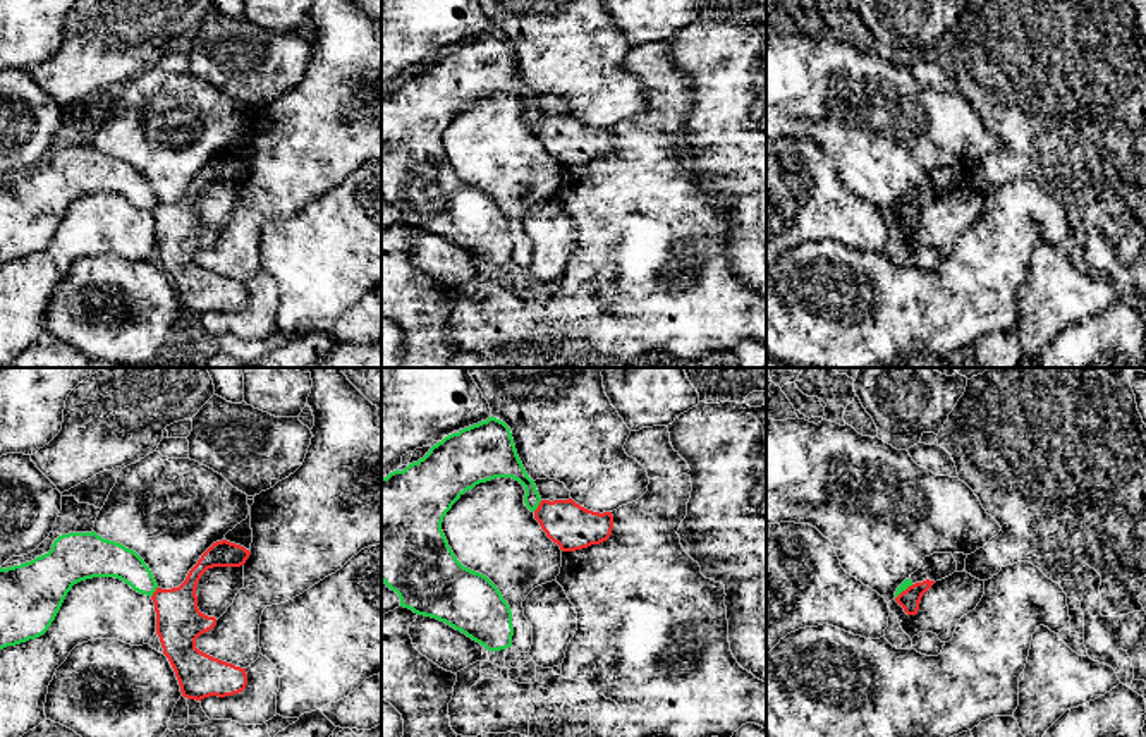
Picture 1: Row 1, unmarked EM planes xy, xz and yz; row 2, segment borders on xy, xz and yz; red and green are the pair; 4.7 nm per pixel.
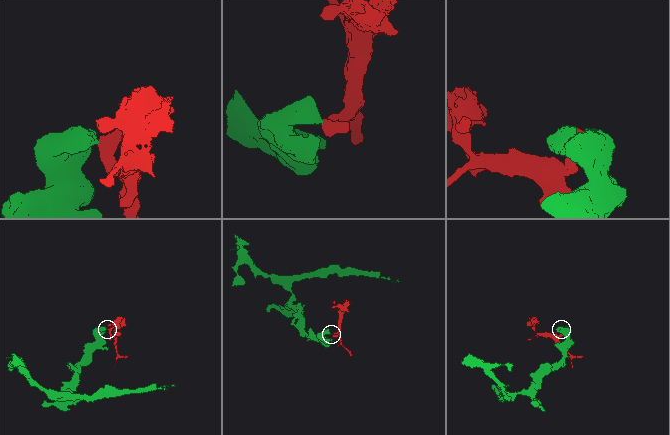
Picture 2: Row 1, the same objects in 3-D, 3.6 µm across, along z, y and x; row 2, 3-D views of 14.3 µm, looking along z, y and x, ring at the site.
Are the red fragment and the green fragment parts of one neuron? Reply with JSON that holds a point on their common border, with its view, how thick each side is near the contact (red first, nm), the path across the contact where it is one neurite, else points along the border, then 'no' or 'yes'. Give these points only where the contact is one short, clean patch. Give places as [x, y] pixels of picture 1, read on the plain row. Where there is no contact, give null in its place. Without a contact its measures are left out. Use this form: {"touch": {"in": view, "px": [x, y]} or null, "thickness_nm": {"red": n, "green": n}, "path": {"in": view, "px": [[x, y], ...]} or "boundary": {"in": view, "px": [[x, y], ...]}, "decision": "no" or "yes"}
{"touch": {"in": "xz", "px": [538, 121]}, "thickness_nm": {"red": 220, "green": 130}, "boundary": {"in": "xz", "px": [[542, 115], [533, 126]]}, "decision": "no"}

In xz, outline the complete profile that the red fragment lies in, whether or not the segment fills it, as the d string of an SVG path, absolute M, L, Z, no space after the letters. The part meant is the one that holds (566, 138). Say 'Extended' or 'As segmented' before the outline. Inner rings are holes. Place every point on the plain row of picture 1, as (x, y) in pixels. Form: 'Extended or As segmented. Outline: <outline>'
As segmented. Outline: M572 113L541 115L534 125L534 134L562 167L600 160L610 153L613 144L612 127L600 129L588 125Z

